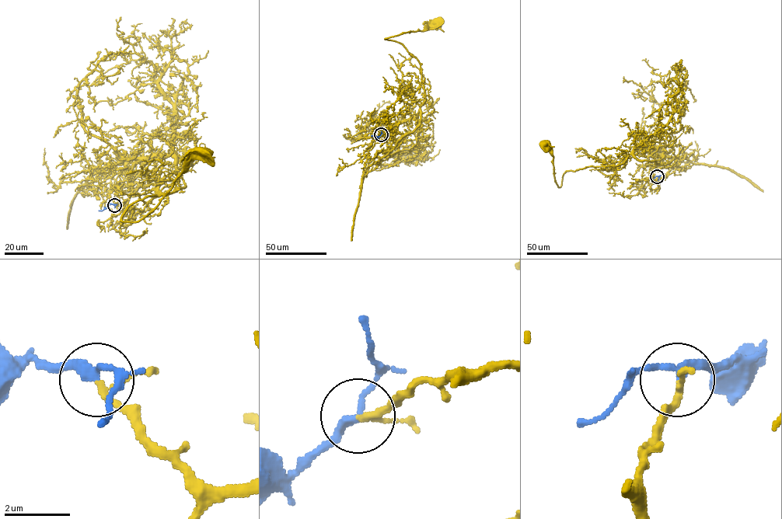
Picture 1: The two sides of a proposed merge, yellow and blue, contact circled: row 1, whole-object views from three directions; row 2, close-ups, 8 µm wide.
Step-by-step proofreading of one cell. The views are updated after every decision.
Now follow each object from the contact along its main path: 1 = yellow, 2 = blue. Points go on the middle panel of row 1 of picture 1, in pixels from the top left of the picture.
1: (381, 134), (411, 132), (425, 101), (420, 64), (402, 44), (385, 39), (436, 23)
2: (381, 134), (371, 135)

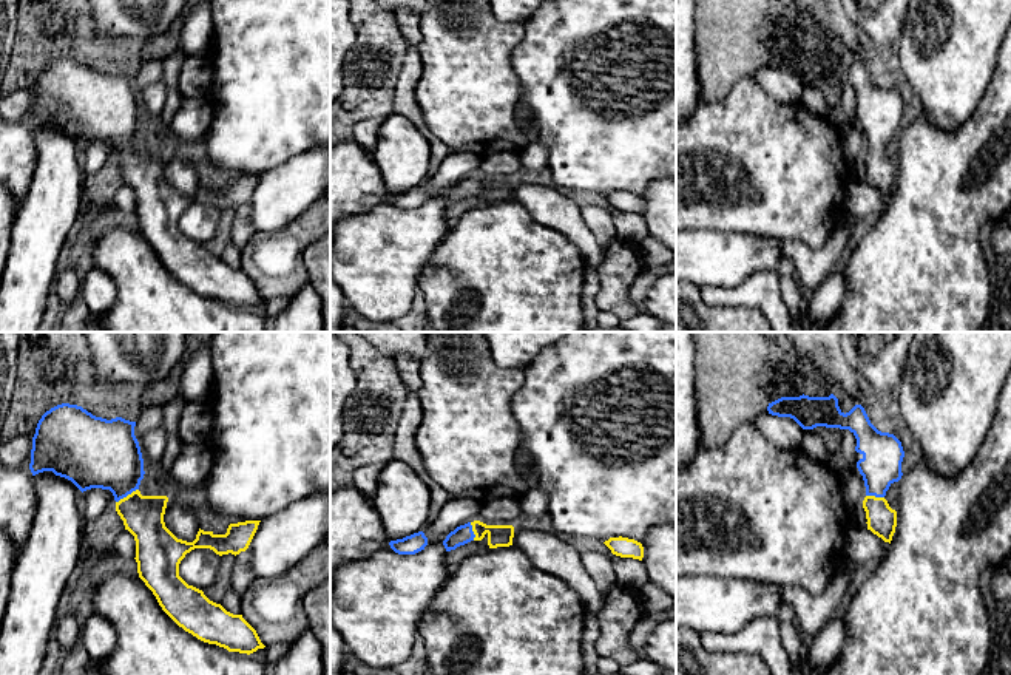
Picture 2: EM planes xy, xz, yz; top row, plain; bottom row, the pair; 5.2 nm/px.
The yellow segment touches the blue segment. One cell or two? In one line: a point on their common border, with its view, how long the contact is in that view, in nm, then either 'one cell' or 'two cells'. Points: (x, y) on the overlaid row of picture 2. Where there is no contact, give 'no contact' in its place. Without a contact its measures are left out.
contact xy (128, 495); length 140 nm; one cell

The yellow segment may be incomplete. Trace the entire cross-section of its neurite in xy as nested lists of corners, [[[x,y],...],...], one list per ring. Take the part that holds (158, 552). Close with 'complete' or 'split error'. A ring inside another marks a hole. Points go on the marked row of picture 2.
[[[62,403],[46,411],[37,423],[32,437],[32,476],[52,471],[71,480],[82,493],[91,488],[110,490],[116,500],[116,511],[136,541],[136,562],[139,578],[153,592],[162,610],[185,632],[198,639],[216,644],[228,652],[253,653],[265,646],[256,630],[242,618],[227,612],[221,604],[210,601],[202,590],[188,585],[179,576],[179,564],[194,548],[210,548],[216,555],[239,555],[245,551],[261,521],[230,524],[225,534],[215,534],[199,528],[196,539],[178,539],[164,522],[167,496],[142,496],[144,459],[134,436],[136,422],[116,417],[111,420],[96,417],[82,406]]] | split error

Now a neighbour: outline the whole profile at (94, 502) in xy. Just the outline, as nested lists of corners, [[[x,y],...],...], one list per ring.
[[[91,488],[82,493],[80,507],[86,521],[97,519],[111,505],[116,505],[116,500],[110,490]]]

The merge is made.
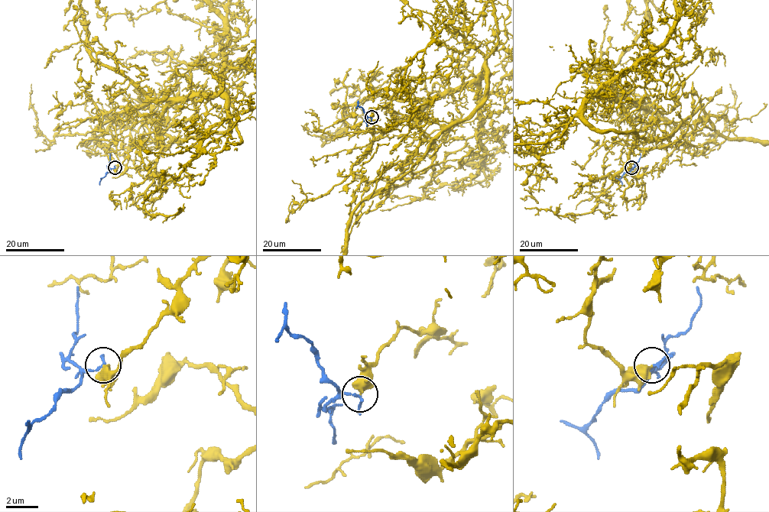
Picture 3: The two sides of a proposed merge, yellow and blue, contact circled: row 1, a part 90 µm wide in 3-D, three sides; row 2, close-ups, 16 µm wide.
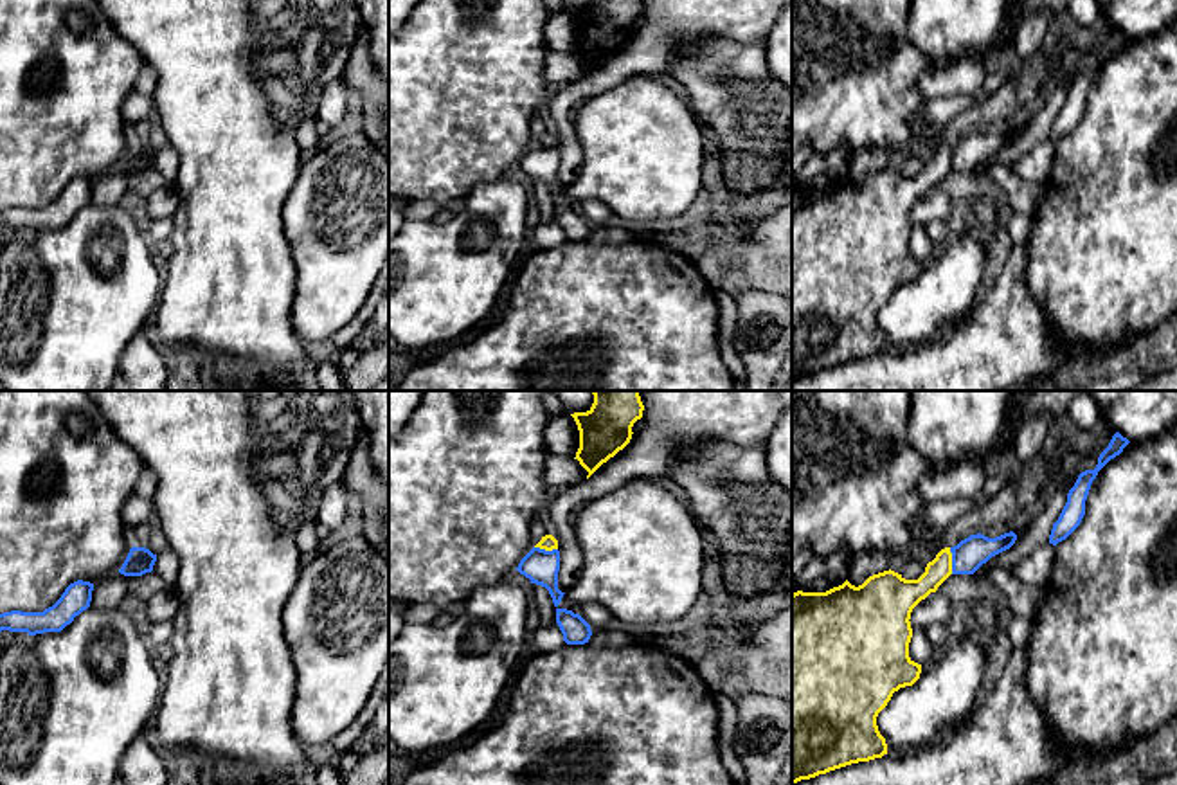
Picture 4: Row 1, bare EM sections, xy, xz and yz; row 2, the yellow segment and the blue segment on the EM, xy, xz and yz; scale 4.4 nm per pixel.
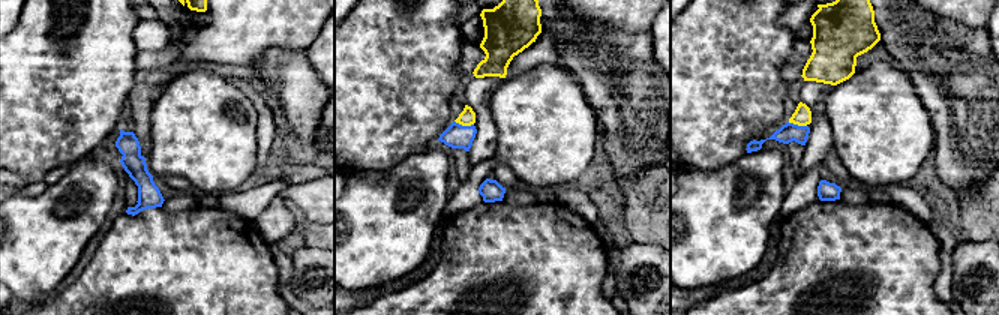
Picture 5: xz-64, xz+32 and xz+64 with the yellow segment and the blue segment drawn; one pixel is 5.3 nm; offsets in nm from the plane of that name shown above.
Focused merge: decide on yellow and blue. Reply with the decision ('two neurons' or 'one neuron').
two neurons

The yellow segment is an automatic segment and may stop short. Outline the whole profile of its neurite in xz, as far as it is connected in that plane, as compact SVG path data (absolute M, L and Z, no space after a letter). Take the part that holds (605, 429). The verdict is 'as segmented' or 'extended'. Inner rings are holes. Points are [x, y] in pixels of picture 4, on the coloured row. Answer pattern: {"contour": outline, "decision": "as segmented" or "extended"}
{"contour": "M592 391L592 394L594 403L587 412L571 414L580 430L580 448L574 459L588 472L587 479L630 443L632 427L644 411L639 391Z", "decision": "as segmented"}

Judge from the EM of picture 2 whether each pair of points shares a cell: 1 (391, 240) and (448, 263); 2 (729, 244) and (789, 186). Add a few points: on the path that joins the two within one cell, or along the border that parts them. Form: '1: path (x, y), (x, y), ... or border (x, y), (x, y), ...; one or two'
1: border (449, 227), (425, 266), (417, 286); two
2: border (704, 229), (729, 234), (758, 234), (775, 238); two

